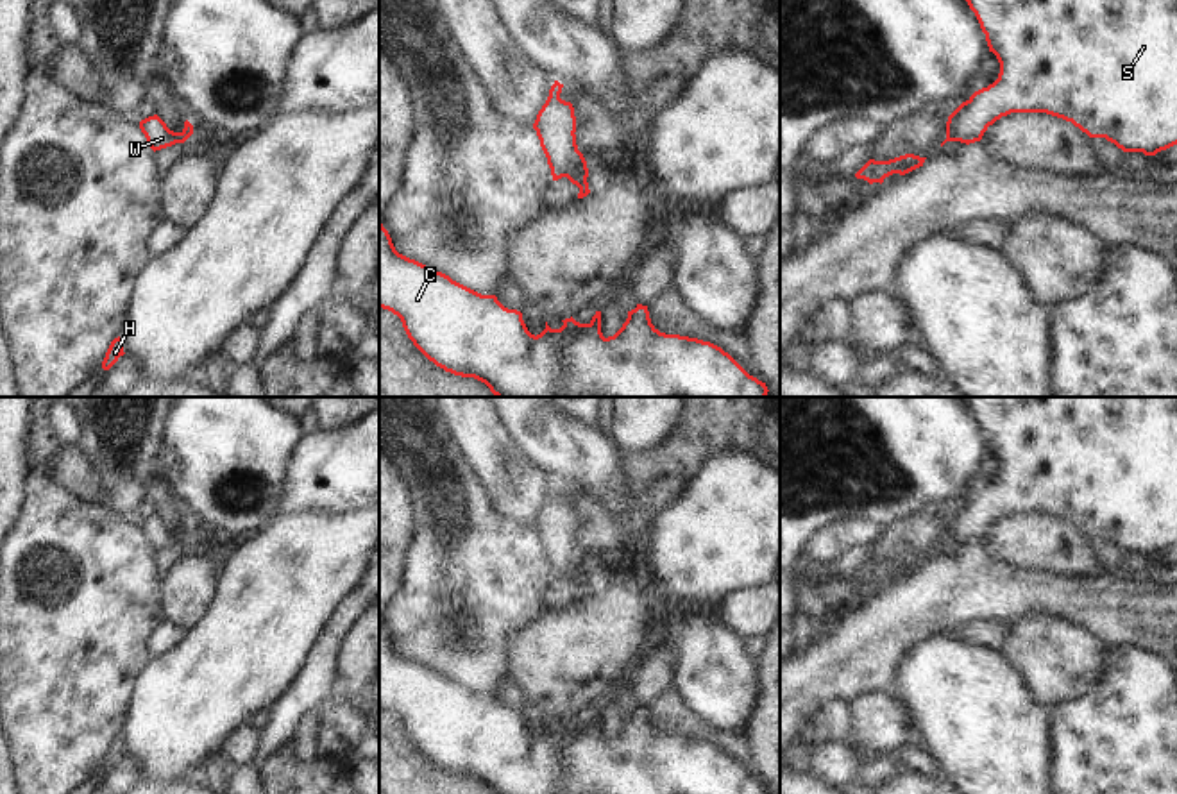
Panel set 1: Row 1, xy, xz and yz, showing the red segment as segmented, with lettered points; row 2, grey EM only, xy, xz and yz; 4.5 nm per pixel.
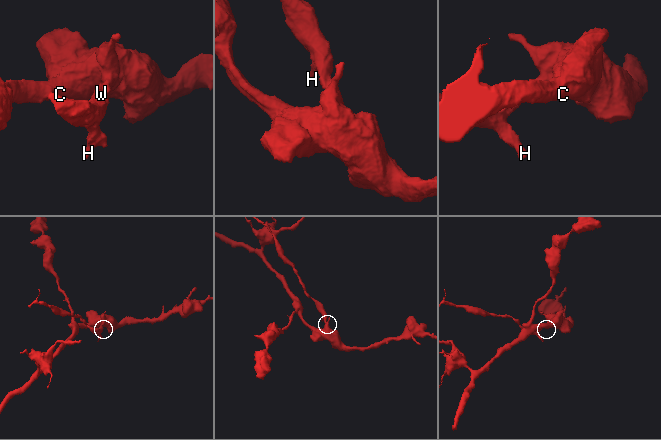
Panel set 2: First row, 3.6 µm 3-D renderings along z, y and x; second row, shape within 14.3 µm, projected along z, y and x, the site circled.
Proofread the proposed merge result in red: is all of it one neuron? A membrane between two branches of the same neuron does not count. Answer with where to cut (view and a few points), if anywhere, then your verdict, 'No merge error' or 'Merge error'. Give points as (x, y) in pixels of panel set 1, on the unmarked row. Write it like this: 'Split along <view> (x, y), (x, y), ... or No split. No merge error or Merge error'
Split along xz (585, 562), (569, 580). Merge error.

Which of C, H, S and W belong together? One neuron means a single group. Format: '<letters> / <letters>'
C S / H W

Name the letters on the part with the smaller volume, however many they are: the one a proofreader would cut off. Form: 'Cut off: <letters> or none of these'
Cut off: H, W.

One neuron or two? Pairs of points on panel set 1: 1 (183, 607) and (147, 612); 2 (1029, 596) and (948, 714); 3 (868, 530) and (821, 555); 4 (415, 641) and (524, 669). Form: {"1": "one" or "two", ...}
{"1": "two", "2": "two", "3": "one", "4": "two"}

